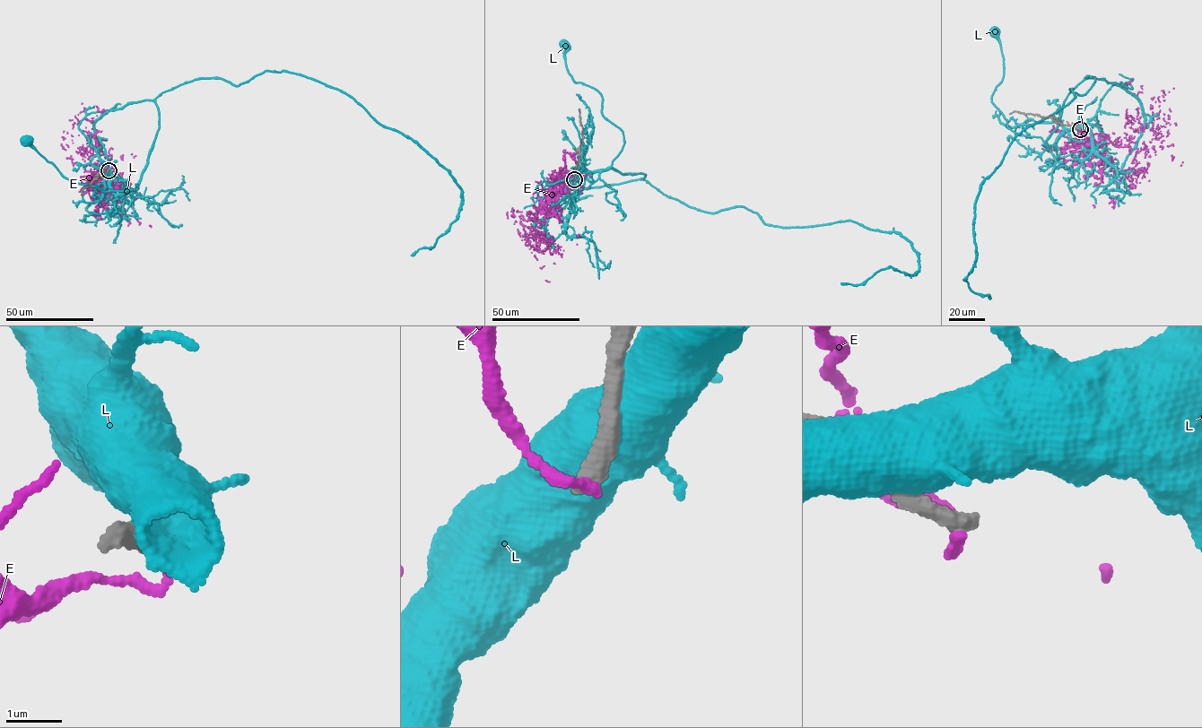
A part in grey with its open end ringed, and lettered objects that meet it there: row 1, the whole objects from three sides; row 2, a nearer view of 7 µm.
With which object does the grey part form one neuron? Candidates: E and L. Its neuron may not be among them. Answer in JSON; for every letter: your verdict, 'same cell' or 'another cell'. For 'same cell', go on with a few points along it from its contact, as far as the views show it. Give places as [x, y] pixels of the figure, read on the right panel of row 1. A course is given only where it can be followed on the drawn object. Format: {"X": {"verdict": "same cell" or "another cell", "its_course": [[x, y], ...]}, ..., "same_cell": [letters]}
{"E": {"verdict": "another cell"}, "L": {"verdict": "another cell"}, "same_cell": []}

